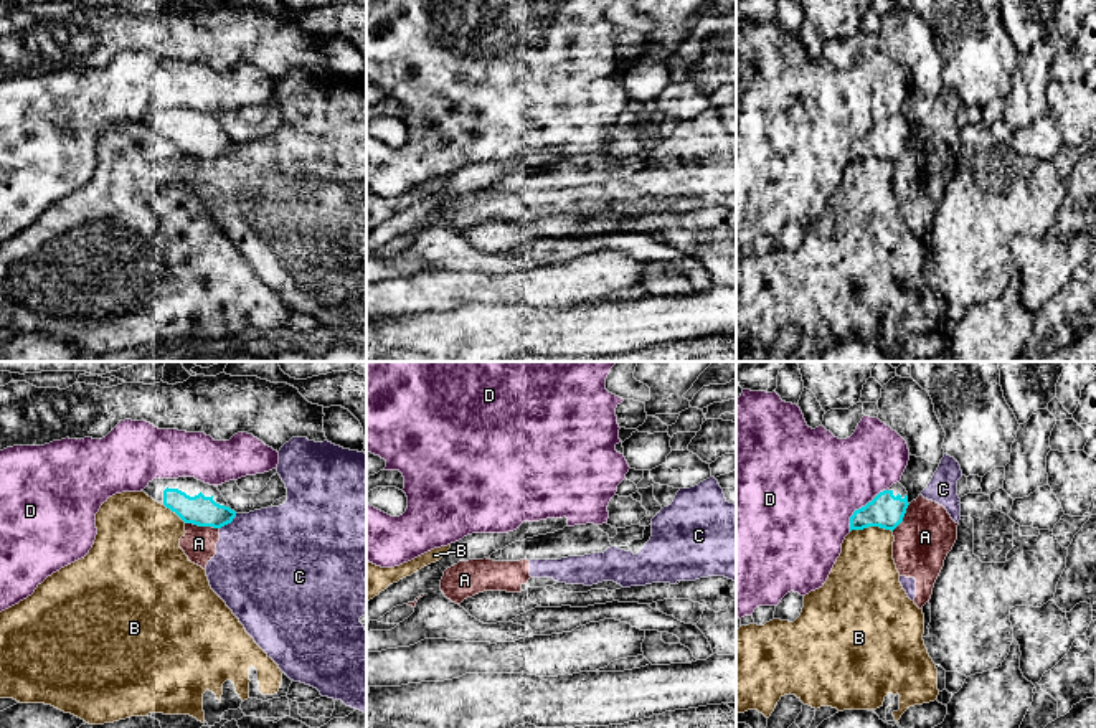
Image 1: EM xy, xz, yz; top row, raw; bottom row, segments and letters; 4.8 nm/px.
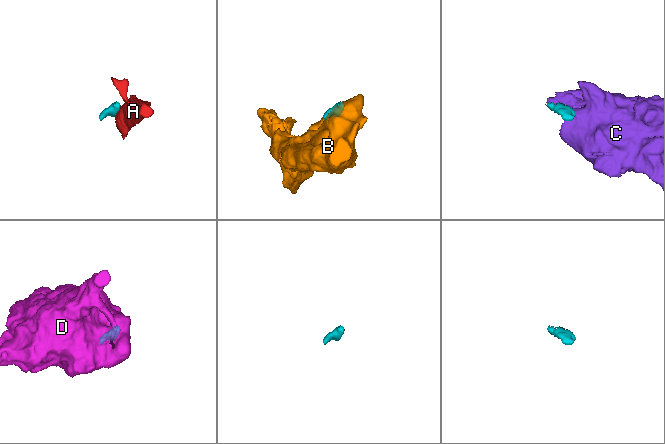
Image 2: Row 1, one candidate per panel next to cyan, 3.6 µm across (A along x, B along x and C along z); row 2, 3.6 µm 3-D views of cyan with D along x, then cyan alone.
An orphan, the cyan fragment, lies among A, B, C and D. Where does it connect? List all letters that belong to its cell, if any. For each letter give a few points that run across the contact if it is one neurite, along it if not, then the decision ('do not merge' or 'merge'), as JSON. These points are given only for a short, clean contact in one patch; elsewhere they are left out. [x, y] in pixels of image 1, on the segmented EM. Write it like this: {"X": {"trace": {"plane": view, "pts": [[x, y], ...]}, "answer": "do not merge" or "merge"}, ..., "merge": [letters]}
{"A": {"answer": "do not merge"}, "B": {"answer": "do not merge"}, "C": {"trace": {"plane": "xy", "pts": [[236, 514], [220, 529]]}, "answer": "do not merge"}, "D": {"answer": "do not merge"}, "merge": []}

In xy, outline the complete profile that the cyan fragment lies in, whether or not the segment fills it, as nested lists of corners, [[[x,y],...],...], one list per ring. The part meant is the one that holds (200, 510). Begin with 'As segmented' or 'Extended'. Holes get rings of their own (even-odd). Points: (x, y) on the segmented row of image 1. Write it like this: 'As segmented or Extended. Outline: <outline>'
Extended. Outline: [[[195,477],[154,479],[142,492],[175,512],[185,523],[221,528],[236,517],[218,487]]]

